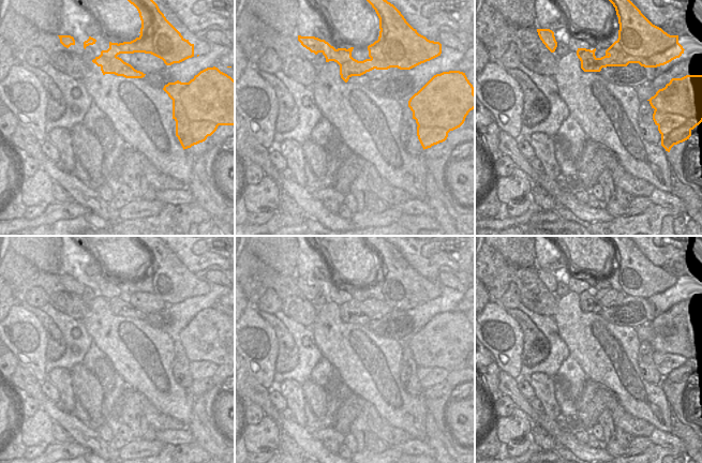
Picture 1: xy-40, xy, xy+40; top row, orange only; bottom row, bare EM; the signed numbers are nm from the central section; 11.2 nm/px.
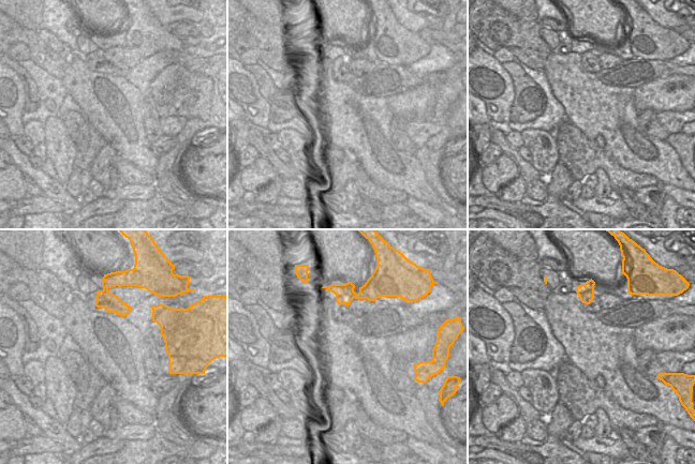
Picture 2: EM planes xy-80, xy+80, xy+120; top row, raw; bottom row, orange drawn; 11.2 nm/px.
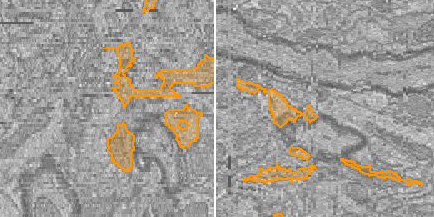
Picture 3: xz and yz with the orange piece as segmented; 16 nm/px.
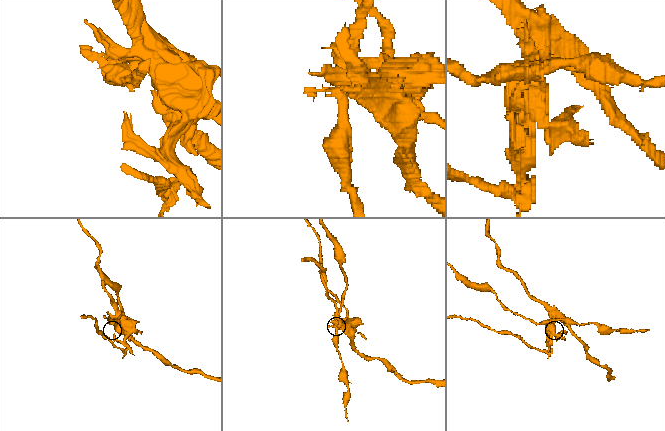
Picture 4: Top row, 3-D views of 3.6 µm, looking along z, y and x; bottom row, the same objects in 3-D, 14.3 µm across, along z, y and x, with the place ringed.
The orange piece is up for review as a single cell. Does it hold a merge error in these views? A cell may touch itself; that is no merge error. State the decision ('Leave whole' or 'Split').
Split

